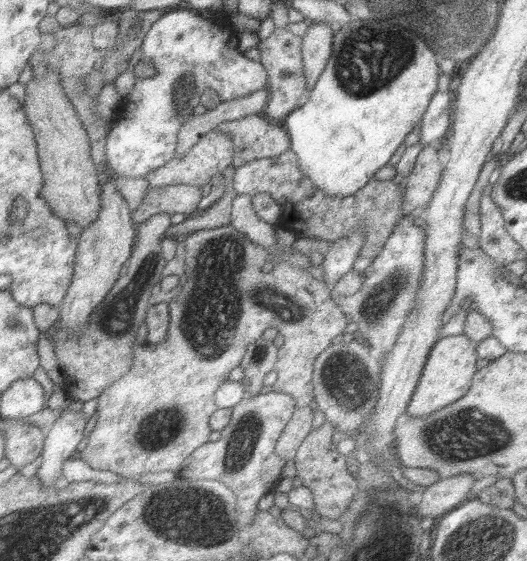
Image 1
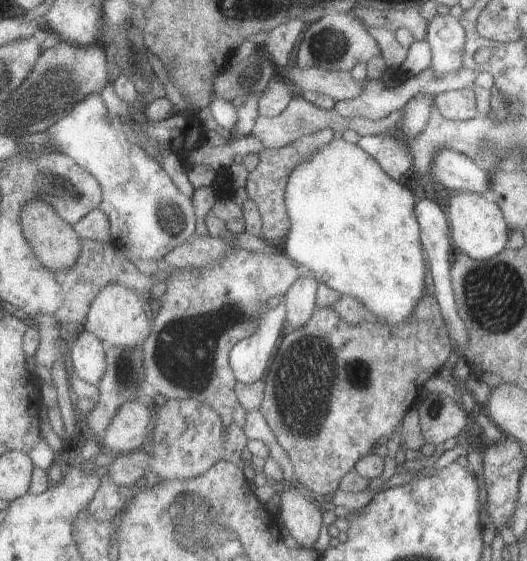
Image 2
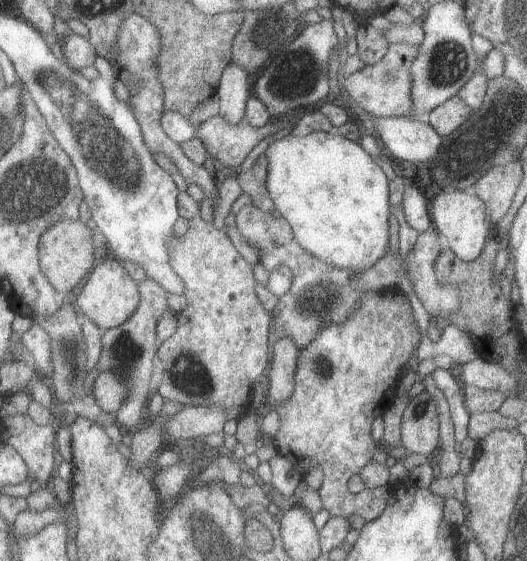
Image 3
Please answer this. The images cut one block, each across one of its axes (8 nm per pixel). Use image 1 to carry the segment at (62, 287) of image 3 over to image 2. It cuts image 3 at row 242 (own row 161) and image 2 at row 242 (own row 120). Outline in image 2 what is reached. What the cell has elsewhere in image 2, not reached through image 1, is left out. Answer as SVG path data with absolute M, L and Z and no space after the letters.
M33 200L29 202L29 206L25 208L25 212L21 214L21 222L23 222L23 230L25 230L25 238L29 240L29 244L33 244L33 250L37 254L37 258L51 268L53 272L69 272L77 266L77 262L81 260L83 254L83 238L81 234L75 230L73 224L69 224L53 204L43 202L43 200Z

